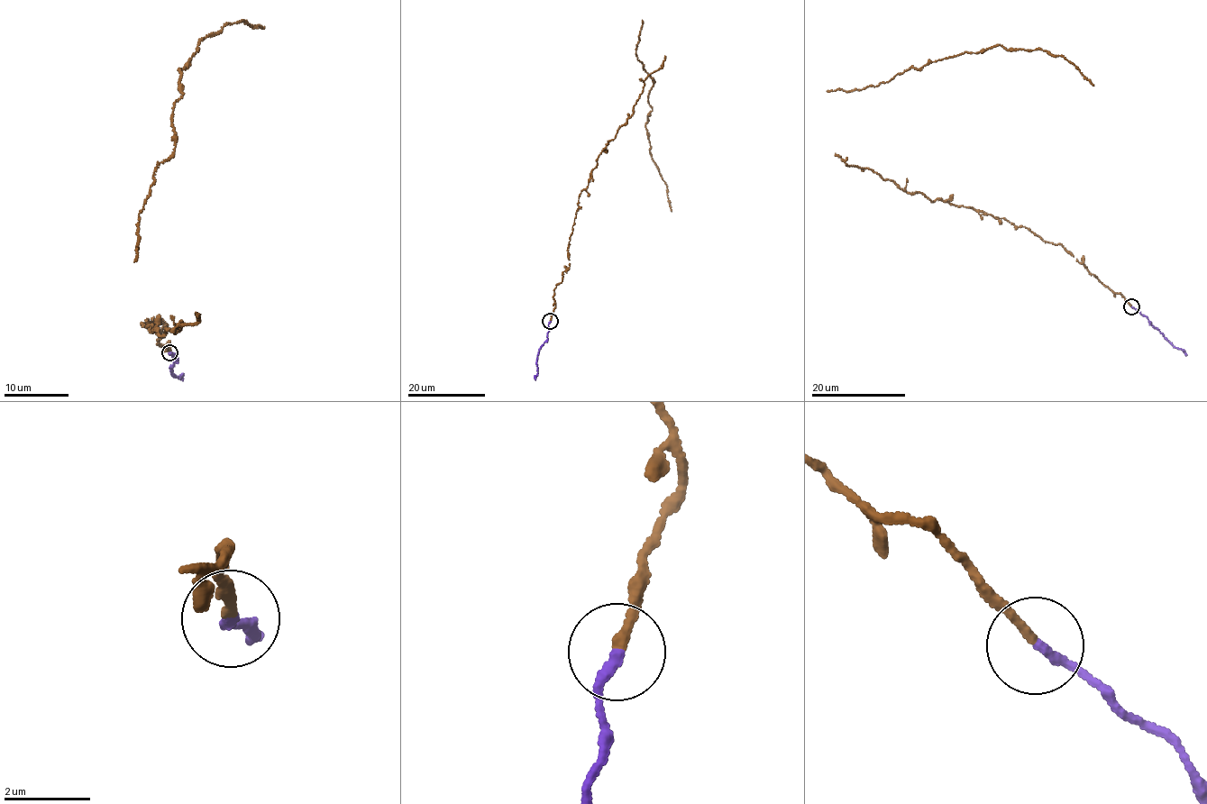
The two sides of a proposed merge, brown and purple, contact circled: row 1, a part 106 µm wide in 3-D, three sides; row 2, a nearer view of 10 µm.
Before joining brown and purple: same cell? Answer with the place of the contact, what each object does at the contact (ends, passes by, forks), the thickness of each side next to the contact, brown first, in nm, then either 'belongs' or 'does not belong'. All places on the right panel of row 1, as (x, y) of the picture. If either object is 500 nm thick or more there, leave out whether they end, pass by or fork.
place (1131, 306); brown ends; purple ends; calibres 200 and 220 nm; does not belong

